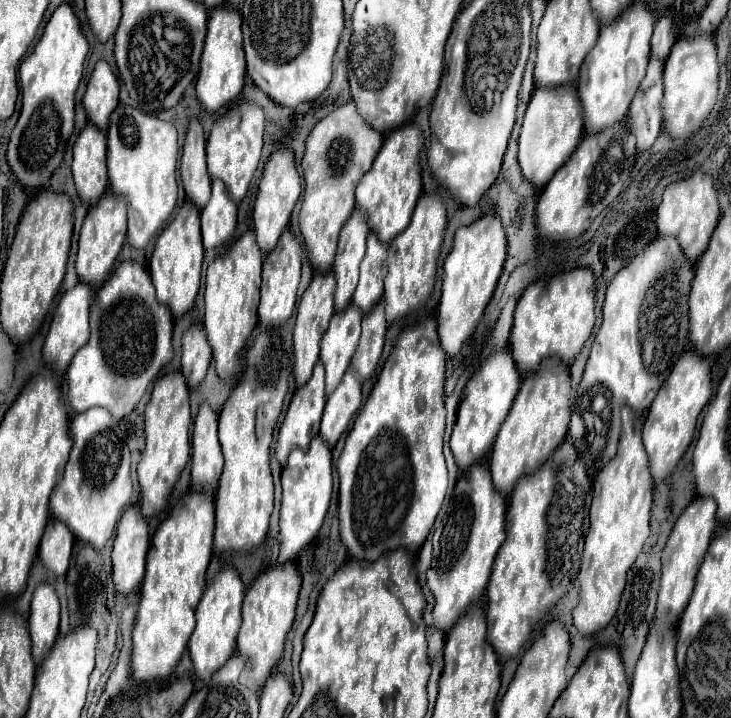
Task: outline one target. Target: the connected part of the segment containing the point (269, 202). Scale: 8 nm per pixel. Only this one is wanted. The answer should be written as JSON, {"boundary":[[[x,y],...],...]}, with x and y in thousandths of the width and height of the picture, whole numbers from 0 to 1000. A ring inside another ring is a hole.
{"boundary":[[[390,206],[376,209],[371,214],[368,226],[363,228],[349,290],[346,290],[346,315],[349,315],[349,326],[352,326],[352,340],[363,357],[376,345],[384,323],[395,315],[395,304],[398,304],[401,287],[406,284],[409,273],[412,273],[412,248],[404,234],[401,212],[390,209]]]}

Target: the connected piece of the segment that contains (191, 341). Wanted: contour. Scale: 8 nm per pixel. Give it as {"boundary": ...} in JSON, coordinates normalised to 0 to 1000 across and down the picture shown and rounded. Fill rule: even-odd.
{"boundary":[[[261,454],[250,468],[250,499],[248,518],[259,535],[259,540],[269,540],[286,513],[289,504],[289,482],[283,476],[278,454]]]}

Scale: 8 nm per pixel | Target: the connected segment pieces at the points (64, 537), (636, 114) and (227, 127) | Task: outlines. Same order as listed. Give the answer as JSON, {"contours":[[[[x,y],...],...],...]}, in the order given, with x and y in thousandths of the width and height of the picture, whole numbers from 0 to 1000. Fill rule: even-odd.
{"contours":[[[[70,724],[62,735],[53,760],[56,786],[75,802],[86,805],[94,791],[97,769],[100,769],[100,744],[83,724]]],[[[891,81],[885,103],[863,142],[858,167],[863,184],[871,192],[871,214],[885,212],[907,178],[904,164],[904,136],[907,136],[907,86]]],[[[330,142],[324,150],[313,153],[300,170],[294,170],[283,195],[283,234],[289,248],[305,251],[313,273],[330,281],[341,265],[343,248],[354,231],[357,203],[360,203],[360,175],[363,159],[346,142]]]]}

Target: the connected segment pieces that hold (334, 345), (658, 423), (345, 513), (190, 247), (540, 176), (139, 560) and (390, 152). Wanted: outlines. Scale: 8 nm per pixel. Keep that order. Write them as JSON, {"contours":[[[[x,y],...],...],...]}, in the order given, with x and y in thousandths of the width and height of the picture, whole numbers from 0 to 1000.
{"contours":[[[[477,426],[469,435],[458,435],[447,462],[439,471],[439,504],[447,518],[445,549],[453,549],[466,524],[477,513],[480,496],[494,468],[494,435],[488,426]]],[[[940,487],[921,510],[910,535],[902,540],[902,549],[896,552],[891,563],[882,593],[880,593],[880,618],[888,632],[888,657],[896,674],[910,669],[921,657],[921,652],[929,646],[932,635],[943,624],[951,607],[953,582],[959,571],[964,568],[964,563],[970,560],[973,549],[975,549],[973,504],[964,496],[956,496],[948,487]]],[[[584,443],[581,448],[565,454],[565,457],[557,457],[546,465],[521,521],[518,521],[518,529],[513,535],[513,540],[508,543],[499,565],[494,568],[494,574],[488,577],[486,582],[486,591],[483,591],[483,599],[477,602],[475,613],[472,613],[472,624],[466,630],[466,638],[461,643],[461,657],[464,657],[464,744],[466,744],[466,755],[475,760],[477,766],[477,774],[483,780],[491,780],[491,783],[513,783],[521,772],[532,769],[532,766],[540,766],[540,763],[557,763],[562,769],[570,769],[579,755],[584,752],[592,730],[595,730],[595,721],[606,705],[606,696],[609,696],[609,685],[611,685],[611,646],[609,646],[609,635],[606,635],[606,602],[609,602],[609,549],[606,549],[606,532],[609,532],[609,504],[611,504],[611,496],[601,479],[601,468],[598,468],[598,448],[595,443]]],[[[253,279],[237,309],[220,323],[207,365],[204,379],[215,404],[215,418],[228,423],[239,443],[248,443],[264,423],[275,398],[275,368],[278,368],[278,340],[275,340],[275,315],[272,315],[272,290]]],[[[787,120],[767,123],[732,123],[718,156],[713,189],[710,189],[710,231],[721,253],[740,265],[756,240],[773,228],[798,189],[798,162]]],[[[185,702],[168,716],[155,760],[155,811],[163,827],[174,830],[193,816],[201,766],[204,730],[196,724],[190,702]]],[[[554,173],[543,181],[538,181],[527,198],[521,212],[516,214],[516,223],[510,226],[510,234],[494,248],[486,276],[488,290],[499,298],[502,312],[516,329],[521,329],[521,337],[532,340],[538,329],[549,326],[554,320],[554,312],[560,312],[560,301],[565,298],[565,284],[570,284],[570,273],[576,273],[576,237],[573,237],[573,209],[579,203],[579,189],[573,175]]]]}

